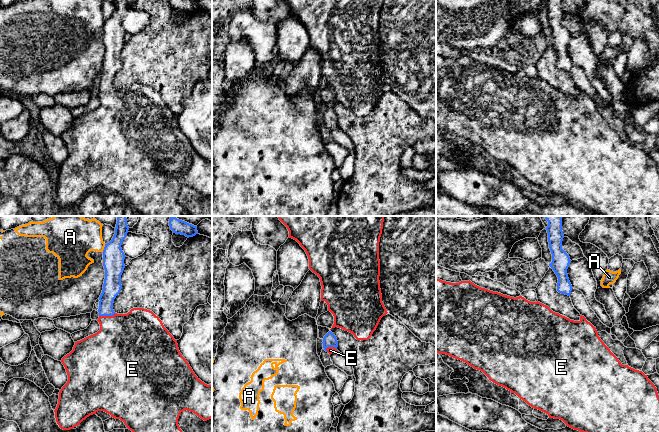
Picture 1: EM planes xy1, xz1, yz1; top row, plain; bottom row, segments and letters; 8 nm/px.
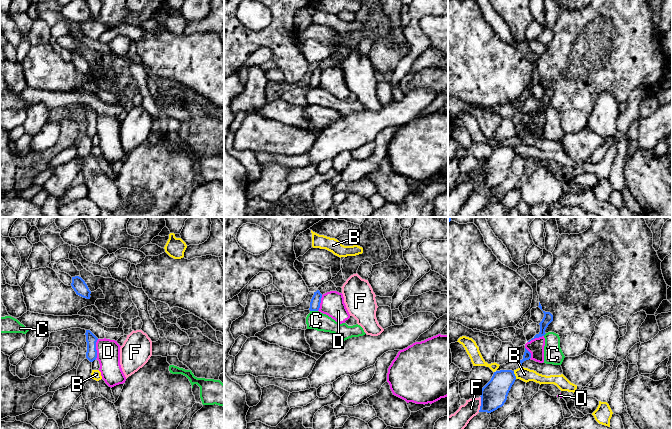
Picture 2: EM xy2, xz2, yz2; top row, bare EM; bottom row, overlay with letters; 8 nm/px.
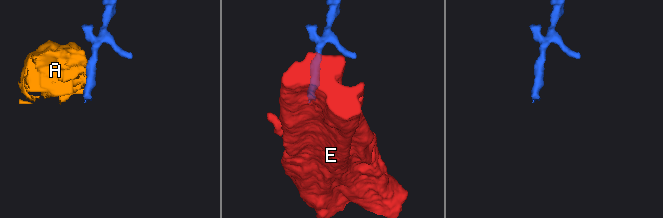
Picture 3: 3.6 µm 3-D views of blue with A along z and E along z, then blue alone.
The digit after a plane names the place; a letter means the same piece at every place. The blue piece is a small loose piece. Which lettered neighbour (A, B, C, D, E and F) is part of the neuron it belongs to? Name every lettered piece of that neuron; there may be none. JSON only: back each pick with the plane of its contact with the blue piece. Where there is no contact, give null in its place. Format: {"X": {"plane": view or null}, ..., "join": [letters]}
{"E": {"plane": "xy1"}, "join": ["E"]}

